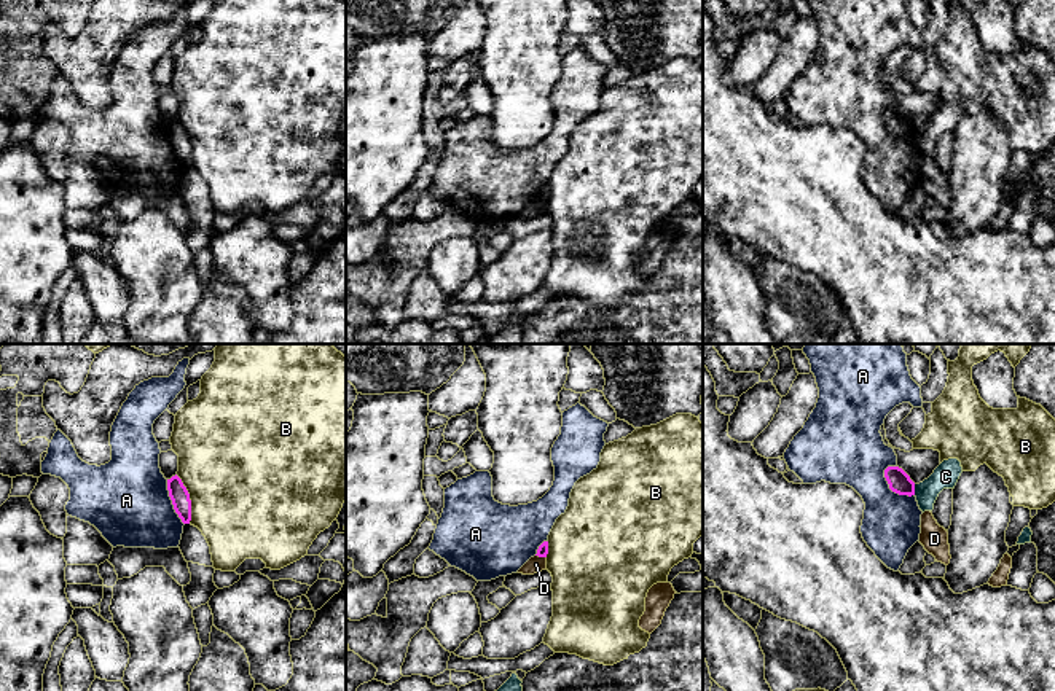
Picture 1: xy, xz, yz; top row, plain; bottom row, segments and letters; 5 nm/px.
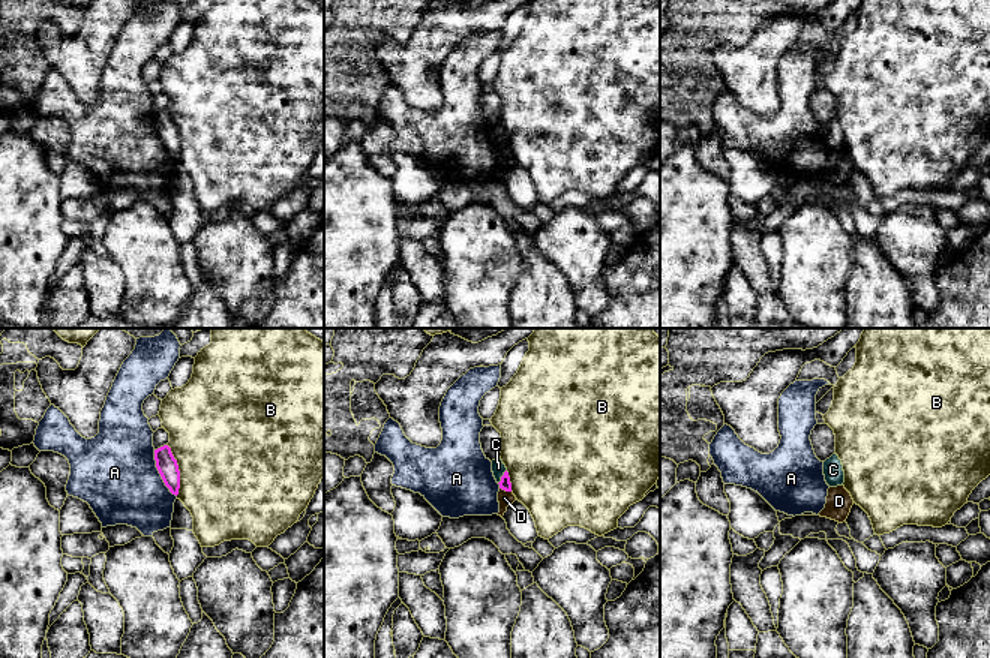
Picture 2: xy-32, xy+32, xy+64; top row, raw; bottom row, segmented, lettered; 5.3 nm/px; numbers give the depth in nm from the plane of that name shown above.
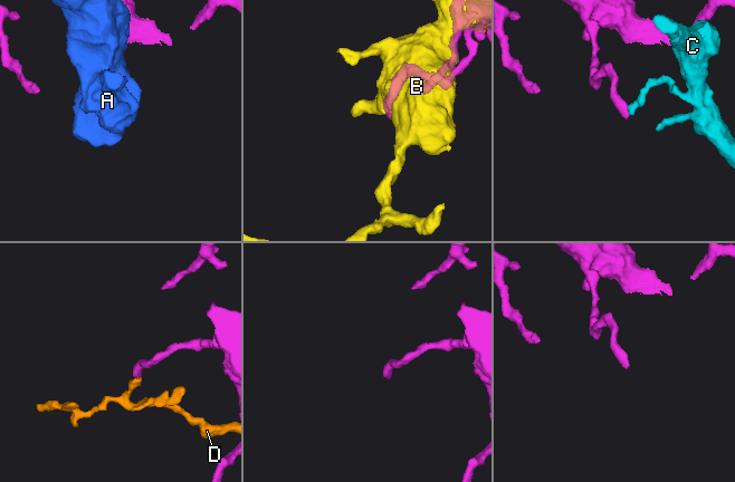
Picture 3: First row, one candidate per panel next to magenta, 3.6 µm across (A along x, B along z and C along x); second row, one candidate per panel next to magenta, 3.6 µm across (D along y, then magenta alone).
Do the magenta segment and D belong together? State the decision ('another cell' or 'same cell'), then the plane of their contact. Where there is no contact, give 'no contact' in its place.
another cell; meets magenta in xz

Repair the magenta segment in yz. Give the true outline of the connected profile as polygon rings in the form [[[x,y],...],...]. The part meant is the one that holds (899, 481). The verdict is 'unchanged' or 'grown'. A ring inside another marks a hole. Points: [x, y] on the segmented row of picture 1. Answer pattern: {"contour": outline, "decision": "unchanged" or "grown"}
{"contour": [[[888,467],[884,470],[884,478],[889,484],[889,489],[899,495],[915,495],[915,482],[910,476],[899,467]]], "decision": "unchanged"}

